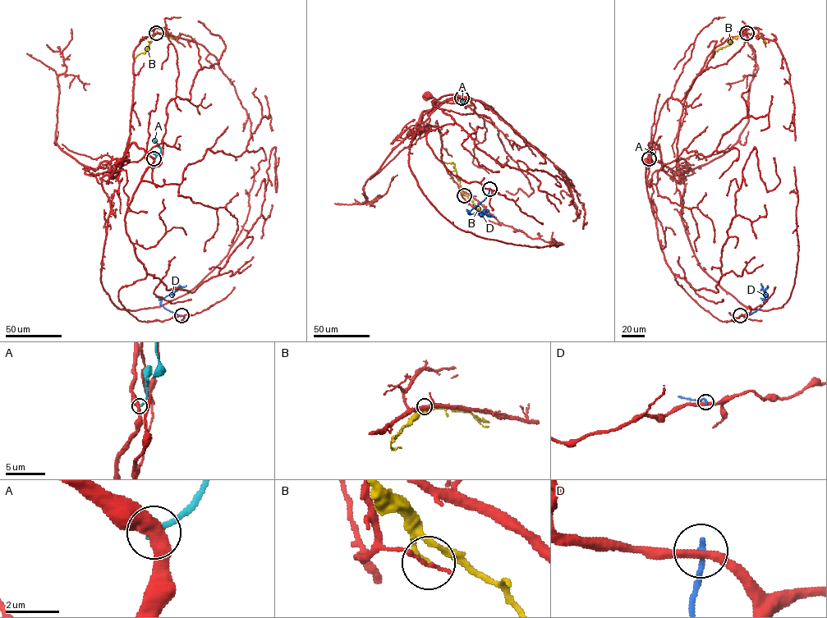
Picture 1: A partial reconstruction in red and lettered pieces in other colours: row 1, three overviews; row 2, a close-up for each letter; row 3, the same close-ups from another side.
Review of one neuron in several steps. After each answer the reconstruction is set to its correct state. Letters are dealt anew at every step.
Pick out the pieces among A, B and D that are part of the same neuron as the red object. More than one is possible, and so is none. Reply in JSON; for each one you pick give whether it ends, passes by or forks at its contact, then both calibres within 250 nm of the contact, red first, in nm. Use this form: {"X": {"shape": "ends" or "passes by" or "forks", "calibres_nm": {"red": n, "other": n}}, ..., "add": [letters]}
{"add": []}

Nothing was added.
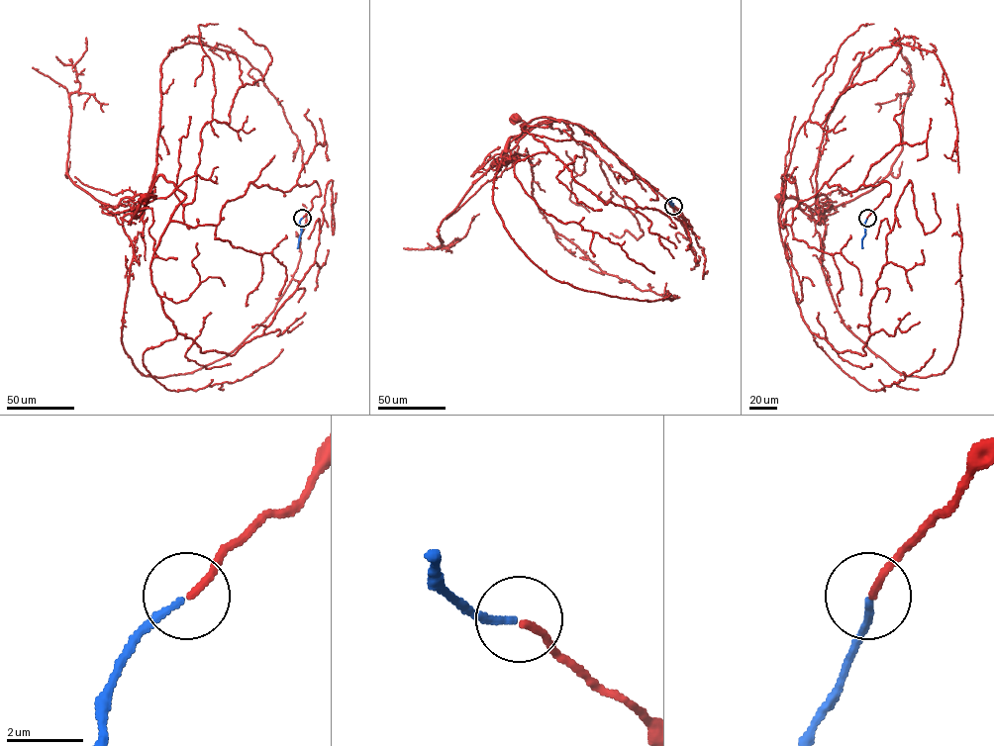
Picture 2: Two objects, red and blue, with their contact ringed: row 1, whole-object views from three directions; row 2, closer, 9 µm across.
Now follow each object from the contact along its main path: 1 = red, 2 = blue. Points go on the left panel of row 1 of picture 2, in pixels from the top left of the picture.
1: (302, 218), (316, 182), (250, 183), (195, 228), (170, 220), (185, 195), (161, 175), (144, 196)
2: (302, 218), (297, 248)

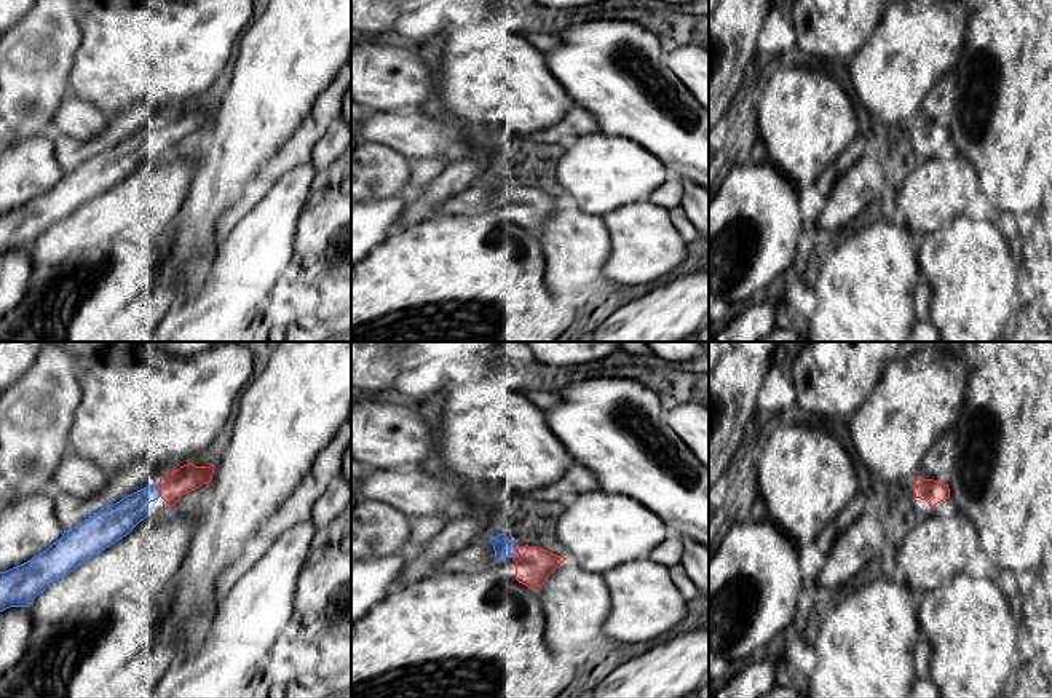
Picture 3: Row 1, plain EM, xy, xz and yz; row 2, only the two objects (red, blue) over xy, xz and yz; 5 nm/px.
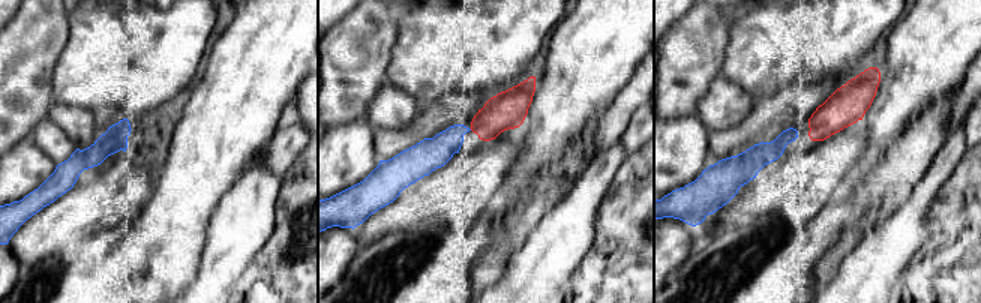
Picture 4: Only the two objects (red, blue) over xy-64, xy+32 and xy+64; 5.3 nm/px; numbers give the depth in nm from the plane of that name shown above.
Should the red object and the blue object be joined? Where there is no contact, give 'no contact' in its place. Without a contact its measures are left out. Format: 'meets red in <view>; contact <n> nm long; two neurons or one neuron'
meets red in xy; contact 70 nm long; one neuron

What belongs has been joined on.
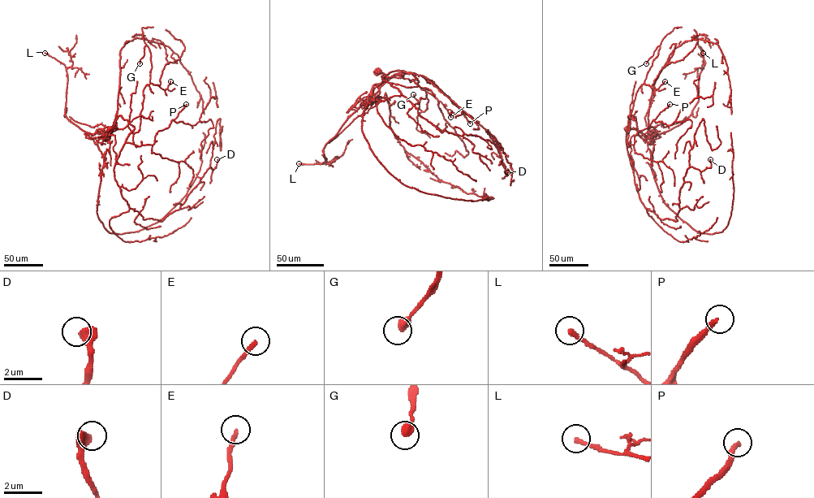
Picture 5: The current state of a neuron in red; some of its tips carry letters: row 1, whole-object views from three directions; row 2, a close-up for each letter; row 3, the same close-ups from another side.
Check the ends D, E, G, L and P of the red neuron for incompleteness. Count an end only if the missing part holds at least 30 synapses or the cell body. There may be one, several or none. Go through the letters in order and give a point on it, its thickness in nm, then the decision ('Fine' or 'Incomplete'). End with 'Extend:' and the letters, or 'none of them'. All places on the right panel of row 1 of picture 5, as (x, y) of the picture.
D: Place: (710, 159). Thickness 440 nm. Fine
E: Place: (665, 81). Thickness 220 nm. Fine
G: Place: (646, 63). Thickness 400 nm. Fine
L: Place: (703, 53). Thickness 240 nm. Fine
P: Place: (669, 104). Thickness 240 nm. Incomplete
Extend: P

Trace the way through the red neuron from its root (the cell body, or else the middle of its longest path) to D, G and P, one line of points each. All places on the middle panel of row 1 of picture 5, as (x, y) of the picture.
D: (378, 71), (385, 75), (380, 84), (406, 72), (392, 71), (382, 79), (441, 132), (495, 144), (507, 172)
G: (378, 71), (385, 77), (374, 85), (372, 94), (393, 76), (411, 73), (426, 92), (424, 111), (413, 94)
P: (378, 71), (385, 75), (380, 84), (394, 74), (406, 73), (397, 70), (426, 77), (450, 97), (470, 123)

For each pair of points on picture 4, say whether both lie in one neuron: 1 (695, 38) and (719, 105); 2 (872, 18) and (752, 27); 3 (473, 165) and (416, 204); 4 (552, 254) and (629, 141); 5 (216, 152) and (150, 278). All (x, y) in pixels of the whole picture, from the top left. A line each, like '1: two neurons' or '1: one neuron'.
1: two neurons
2: one neuron
3: one neuron
4: two neurons
5: one neuron

